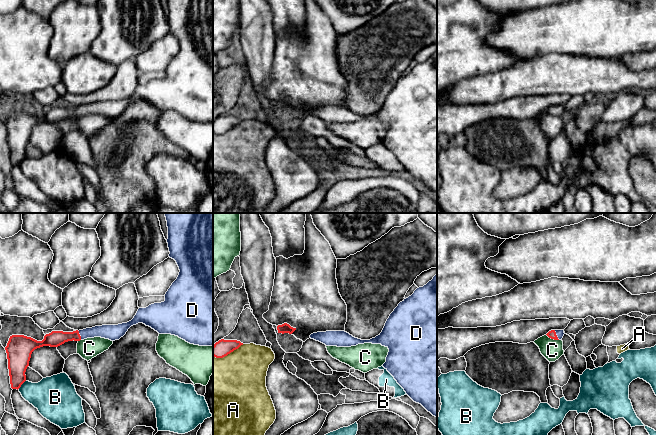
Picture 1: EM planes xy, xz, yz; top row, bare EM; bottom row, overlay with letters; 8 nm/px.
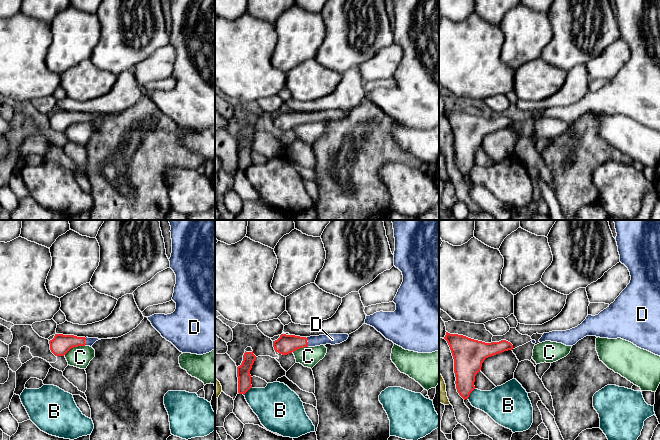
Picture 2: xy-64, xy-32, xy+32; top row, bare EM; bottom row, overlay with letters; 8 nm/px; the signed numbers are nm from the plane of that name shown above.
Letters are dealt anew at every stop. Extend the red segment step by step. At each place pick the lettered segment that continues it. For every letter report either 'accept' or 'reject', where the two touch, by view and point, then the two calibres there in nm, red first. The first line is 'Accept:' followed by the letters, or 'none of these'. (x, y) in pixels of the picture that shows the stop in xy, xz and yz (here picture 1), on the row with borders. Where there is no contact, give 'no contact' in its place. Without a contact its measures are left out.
Accept: D
A: reject; contact xz (228, 353); calibres 140 and 480 nm
B: reject; contact xy (21, 384); calibres 190 and 280 nm
C: reject; contact yz (552, 338); calibres 70 and 170 nm
D: accept; contact yz (556, 335); calibres 70 and 60 nm

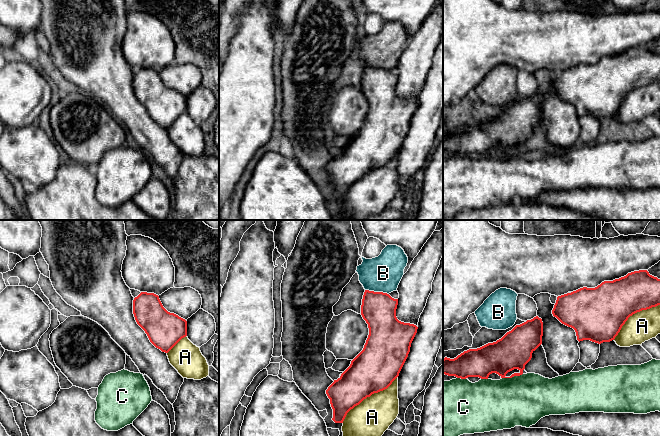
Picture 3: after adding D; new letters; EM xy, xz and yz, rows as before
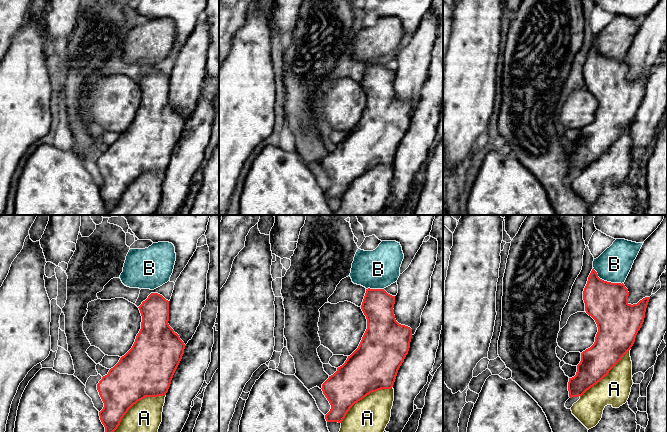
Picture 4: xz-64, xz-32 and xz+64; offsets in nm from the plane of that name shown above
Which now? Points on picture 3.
Accept: A
A: accept; contact xz (368, 396); calibres 360 and 300 nm
B: reject; contact xz (377, 292); calibres 280 and 280 nm
C: reject; contact yz (512, 376); calibres 300 and 400 nm

